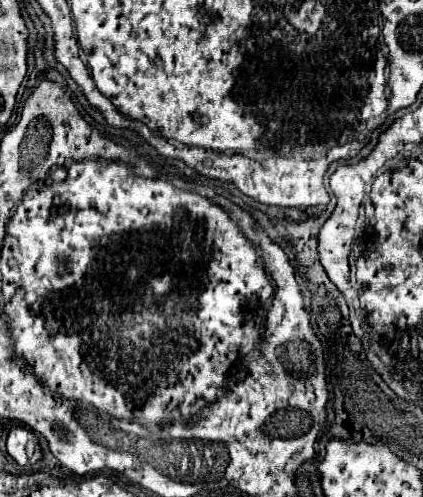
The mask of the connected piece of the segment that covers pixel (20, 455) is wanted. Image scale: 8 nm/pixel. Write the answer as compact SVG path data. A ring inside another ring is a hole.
M13 426L7 436L7 452L17 460L17 464L27 466L41 460L41 448L35 434L25 426ZM31 442L31 452L27 452L27 444Z

